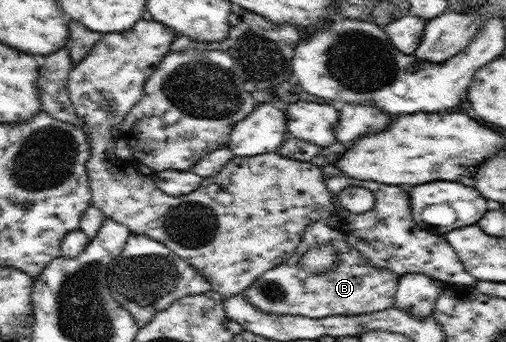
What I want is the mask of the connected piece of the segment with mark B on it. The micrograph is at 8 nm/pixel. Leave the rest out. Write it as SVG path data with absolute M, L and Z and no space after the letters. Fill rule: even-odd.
M317 221L307 227L289 261L254 279L242 294L257 309L276 316L296 315L313 319L332 315L352 316L383 311L393 306L399 278L399 274L371 266L371 262L359 254L359 249L348 244L340 228L331 228L326 222ZM315 246L337 248L337 266L333 270L315 275L307 273L301 266L305 253Z

